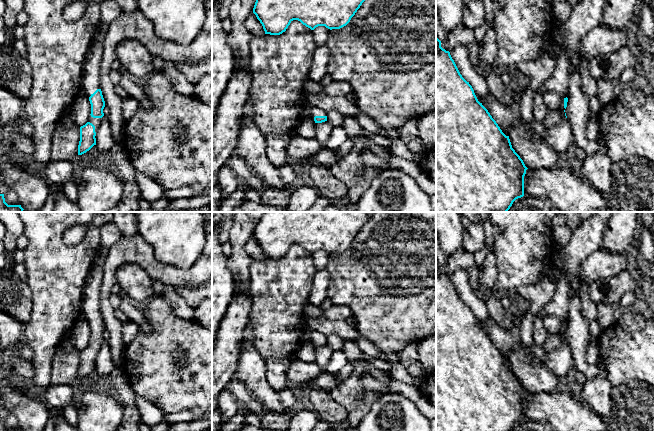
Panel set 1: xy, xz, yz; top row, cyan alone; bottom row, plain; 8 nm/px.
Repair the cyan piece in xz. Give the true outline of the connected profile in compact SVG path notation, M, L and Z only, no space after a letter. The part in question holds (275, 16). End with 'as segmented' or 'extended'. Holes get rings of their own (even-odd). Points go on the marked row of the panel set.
M256 0L253 13L263 26L265 34L280 35L293 20L314 30L318 26L340 29L346 26L365 0Z; as segmented

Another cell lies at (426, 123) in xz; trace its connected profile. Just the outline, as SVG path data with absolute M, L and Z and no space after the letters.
M428 112L417 119L418 137L424 145L436 145L436 112Z

